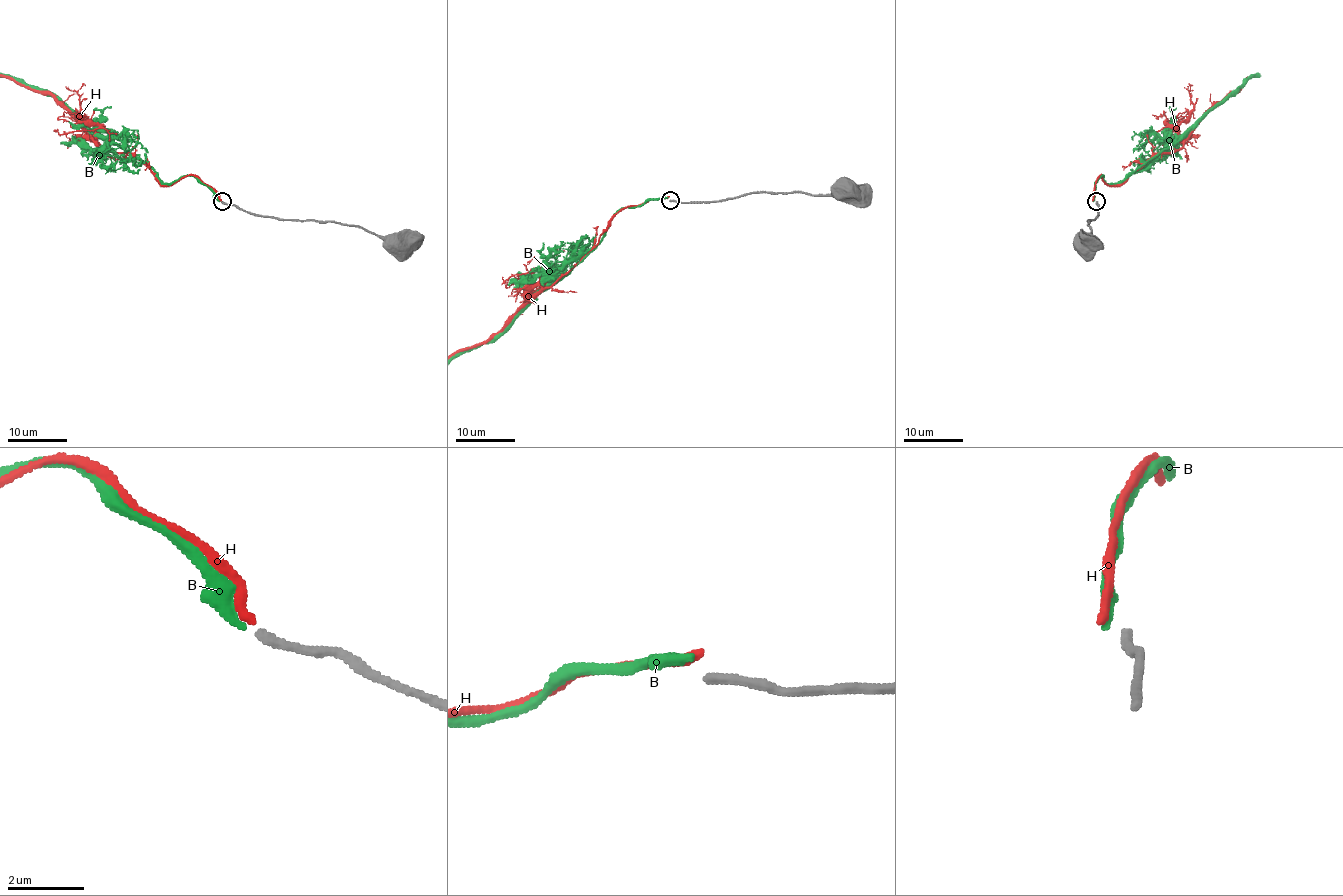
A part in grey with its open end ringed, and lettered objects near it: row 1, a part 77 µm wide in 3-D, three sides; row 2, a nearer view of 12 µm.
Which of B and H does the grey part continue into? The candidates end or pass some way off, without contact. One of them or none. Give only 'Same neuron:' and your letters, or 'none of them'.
Same neuron: B

